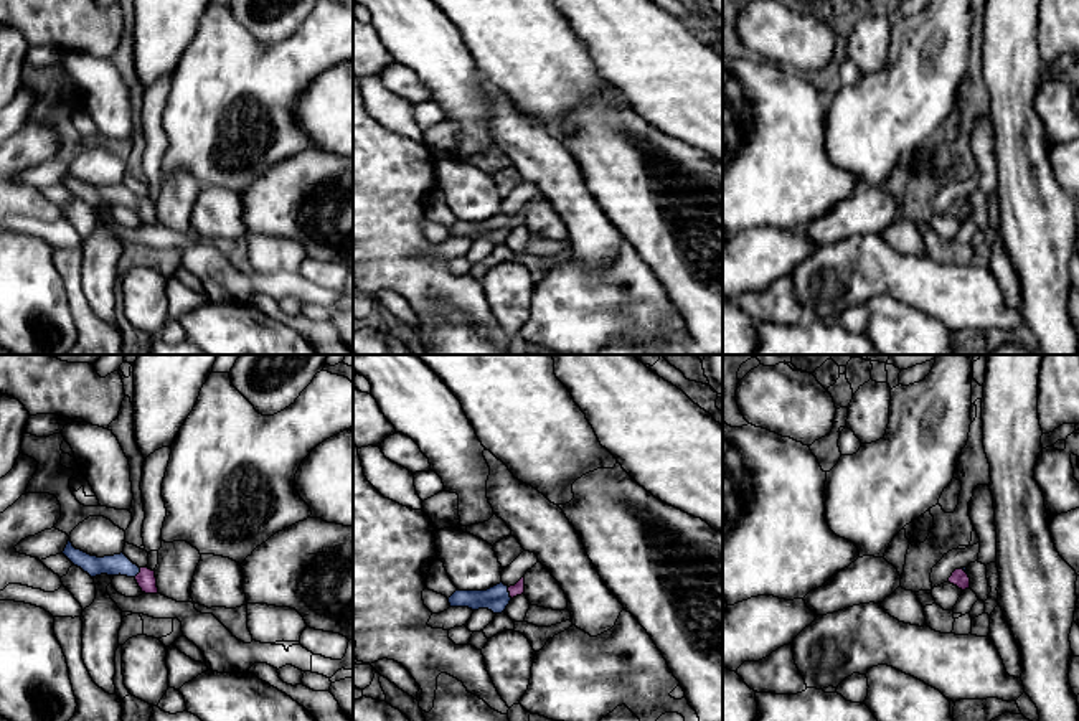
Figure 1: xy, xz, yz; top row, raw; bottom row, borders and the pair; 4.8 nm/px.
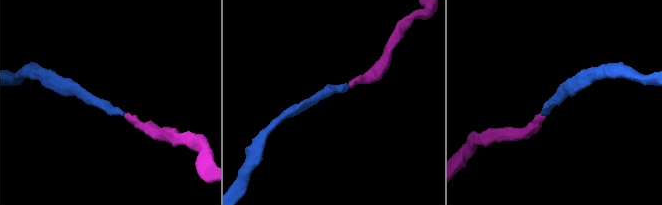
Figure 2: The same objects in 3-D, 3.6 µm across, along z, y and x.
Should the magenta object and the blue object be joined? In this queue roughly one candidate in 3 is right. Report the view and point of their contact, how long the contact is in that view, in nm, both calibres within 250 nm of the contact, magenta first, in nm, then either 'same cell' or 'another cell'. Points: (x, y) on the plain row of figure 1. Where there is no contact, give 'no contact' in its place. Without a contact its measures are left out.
xz (508, 221) | 60 nm | 60/120 nm | same cell

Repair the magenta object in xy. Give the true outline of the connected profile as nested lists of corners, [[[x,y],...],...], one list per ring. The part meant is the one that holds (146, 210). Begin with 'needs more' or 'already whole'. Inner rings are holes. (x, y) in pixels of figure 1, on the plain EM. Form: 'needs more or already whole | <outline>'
needs more | [[[68,170],[63,185],[91,208],[107,205],[107,206],[127,206],[134,208],[145,224],[158,224],[155,201],[148,198],[139,198],[124,183],[114,186],[91,186],[81,180],[76,180]]]

